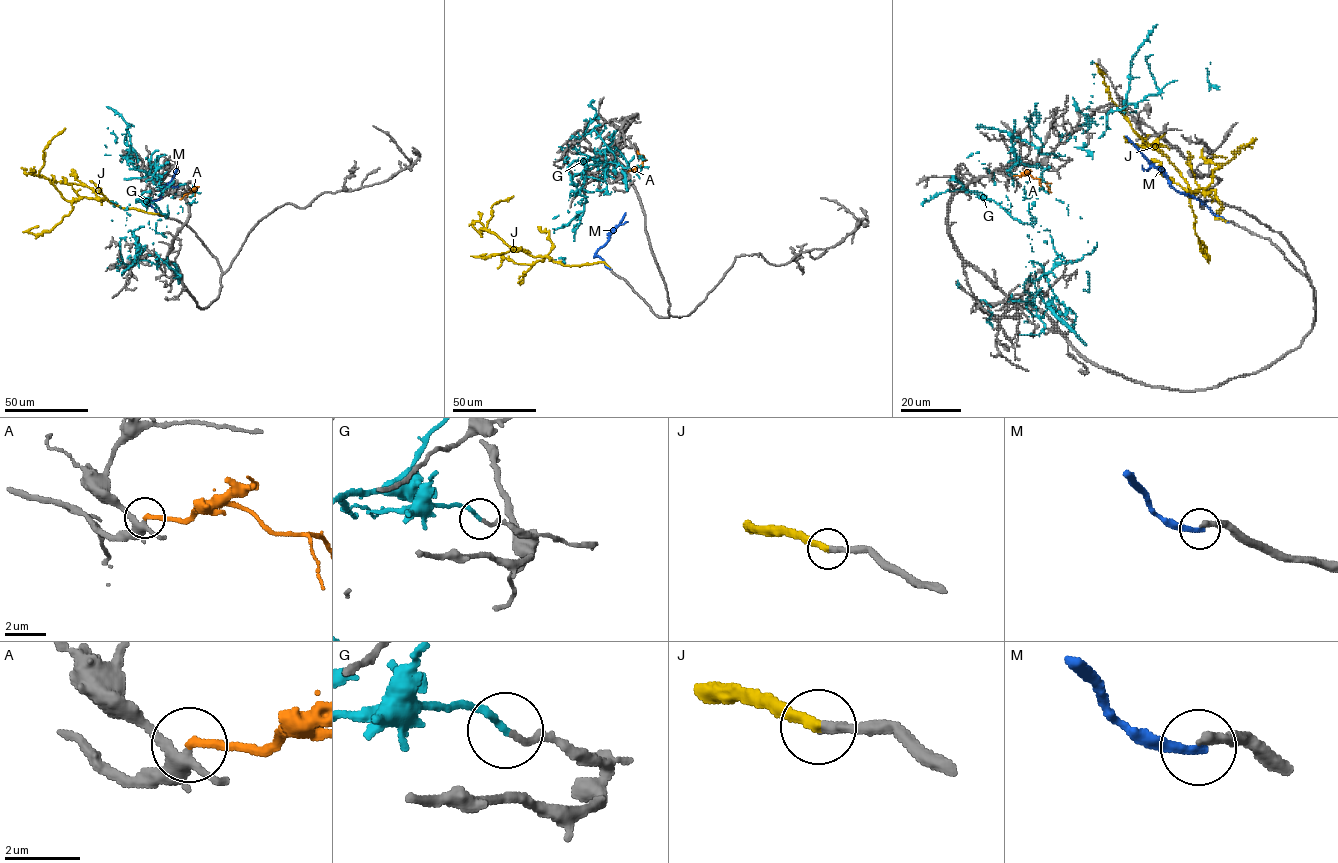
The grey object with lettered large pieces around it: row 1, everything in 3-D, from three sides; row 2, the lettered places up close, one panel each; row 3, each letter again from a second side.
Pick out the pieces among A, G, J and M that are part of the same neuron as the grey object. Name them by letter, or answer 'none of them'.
A, J

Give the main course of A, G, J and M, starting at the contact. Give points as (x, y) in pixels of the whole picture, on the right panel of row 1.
A: (1014, 176), (1026, 173), (1039, 178), (1051, 192)
G: (1015, 143), (1014, 173), (1055, 258), (1036, 292), (1067, 308), (1059, 313), (1037, 294), (1045, 327), (1019, 334)
J: (1226, 222), (1216, 219), (1222, 204), (1214, 191), (1201, 189), (1192, 196), (1165, 155), (1132, 127), (1095, 64)
M: (1228, 223), (1193, 196), (1174, 189), (1167, 177), (1126, 136)

